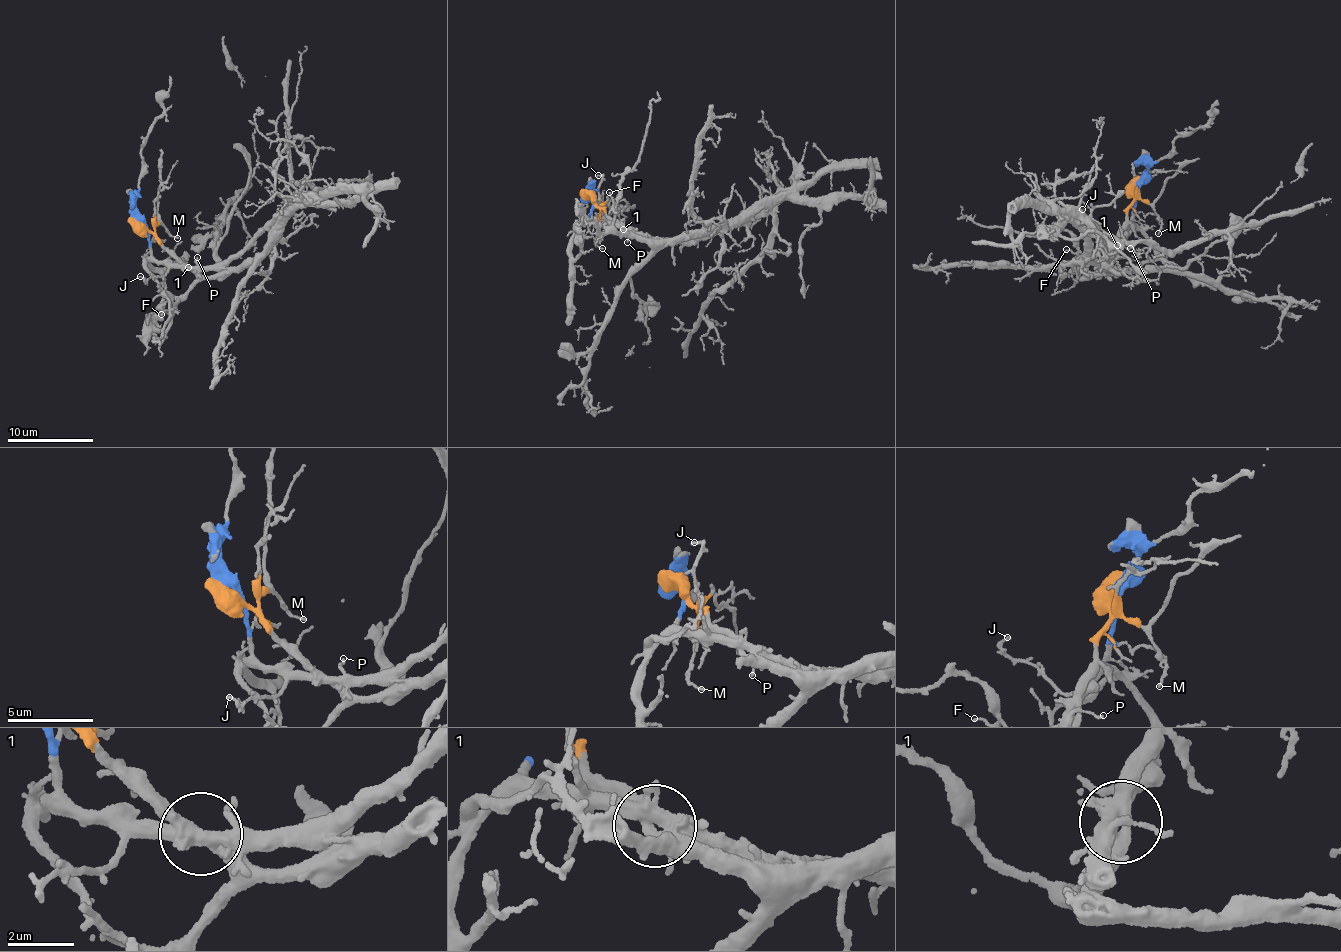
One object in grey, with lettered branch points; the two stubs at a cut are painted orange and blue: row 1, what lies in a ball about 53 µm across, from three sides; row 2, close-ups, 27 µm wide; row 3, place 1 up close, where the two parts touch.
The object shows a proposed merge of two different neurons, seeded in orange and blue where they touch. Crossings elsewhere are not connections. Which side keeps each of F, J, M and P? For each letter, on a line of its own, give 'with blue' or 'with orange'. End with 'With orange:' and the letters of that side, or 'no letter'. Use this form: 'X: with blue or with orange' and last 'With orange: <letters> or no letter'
F: with orange
J: with blue
M: with orange
P: with blue
With orange: F, M

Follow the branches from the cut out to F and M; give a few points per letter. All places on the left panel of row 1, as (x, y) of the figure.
F: (136, 222), (144, 224), (196, 278), (180, 299), (171, 303), (160, 315)
M: (136, 222), (154, 229), (159, 223), (166, 232), (177, 238)

